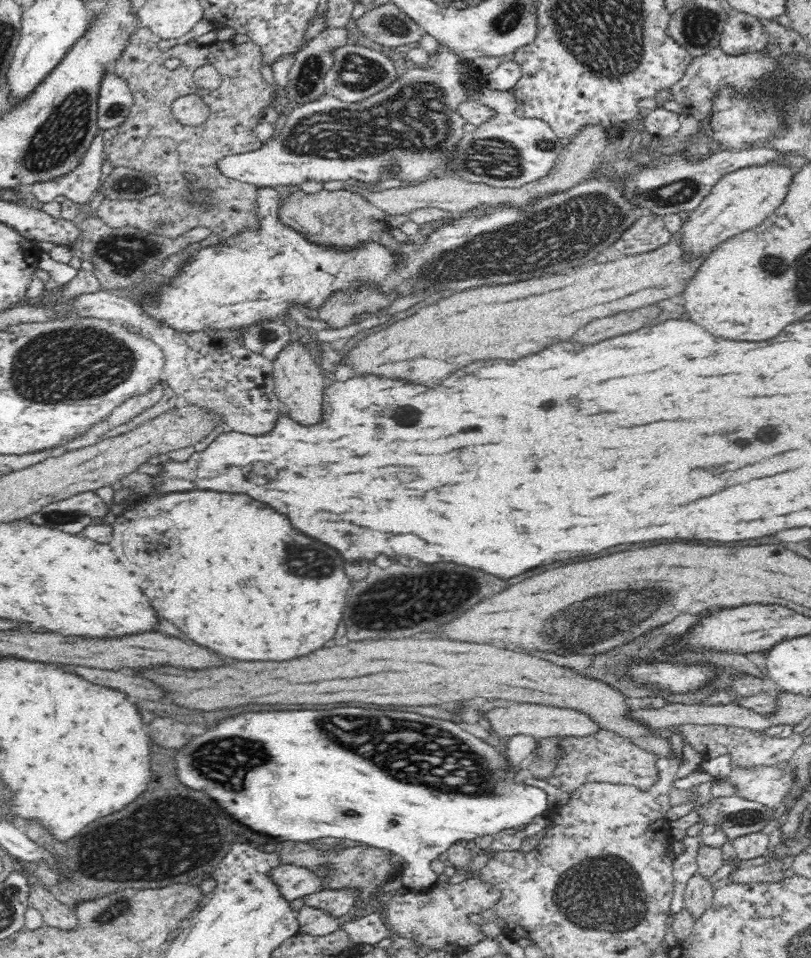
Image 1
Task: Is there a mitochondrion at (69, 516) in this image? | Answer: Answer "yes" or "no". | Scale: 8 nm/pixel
yes

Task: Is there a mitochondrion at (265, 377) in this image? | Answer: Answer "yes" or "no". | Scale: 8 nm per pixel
no

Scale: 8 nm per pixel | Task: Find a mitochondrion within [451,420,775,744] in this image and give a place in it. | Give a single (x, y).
(601, 617)

